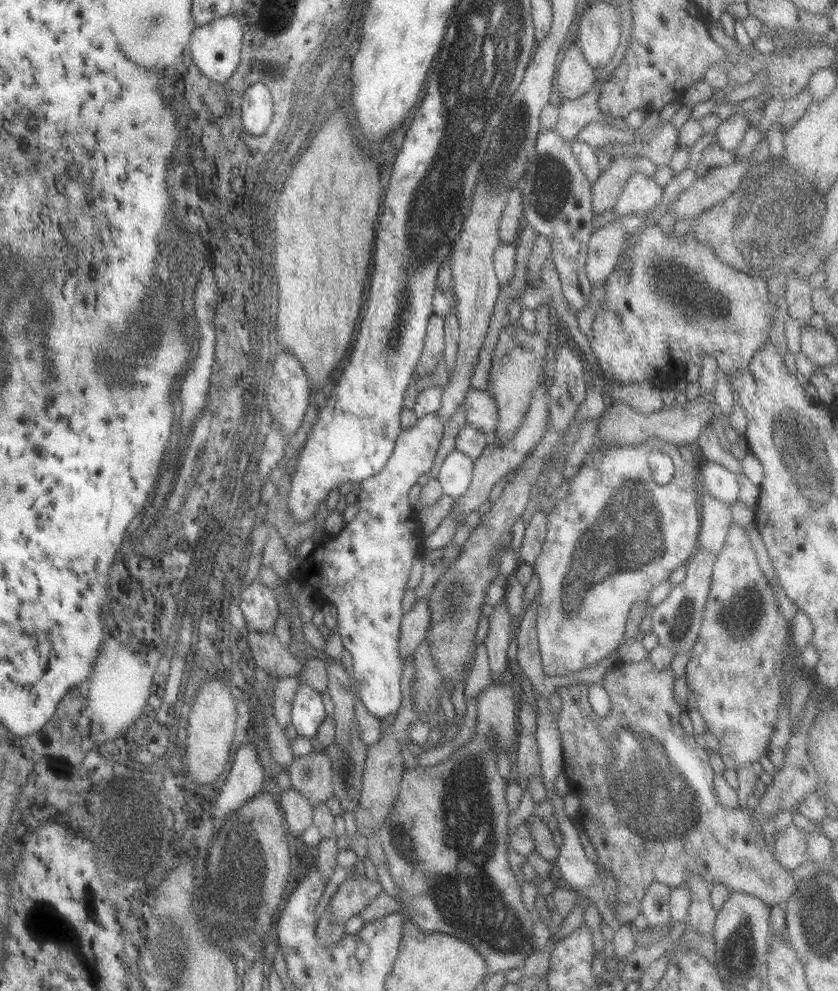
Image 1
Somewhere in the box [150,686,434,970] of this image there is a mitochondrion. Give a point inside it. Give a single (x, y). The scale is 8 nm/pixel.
(239, 899)

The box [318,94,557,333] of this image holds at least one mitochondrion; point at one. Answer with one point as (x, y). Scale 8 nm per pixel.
(509, 136)

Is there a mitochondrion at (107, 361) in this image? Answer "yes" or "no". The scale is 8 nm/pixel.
no

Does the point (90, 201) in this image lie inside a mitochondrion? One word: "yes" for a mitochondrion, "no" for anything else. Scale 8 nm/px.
no

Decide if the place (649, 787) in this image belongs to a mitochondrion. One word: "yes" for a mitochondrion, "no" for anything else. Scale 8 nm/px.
yes

